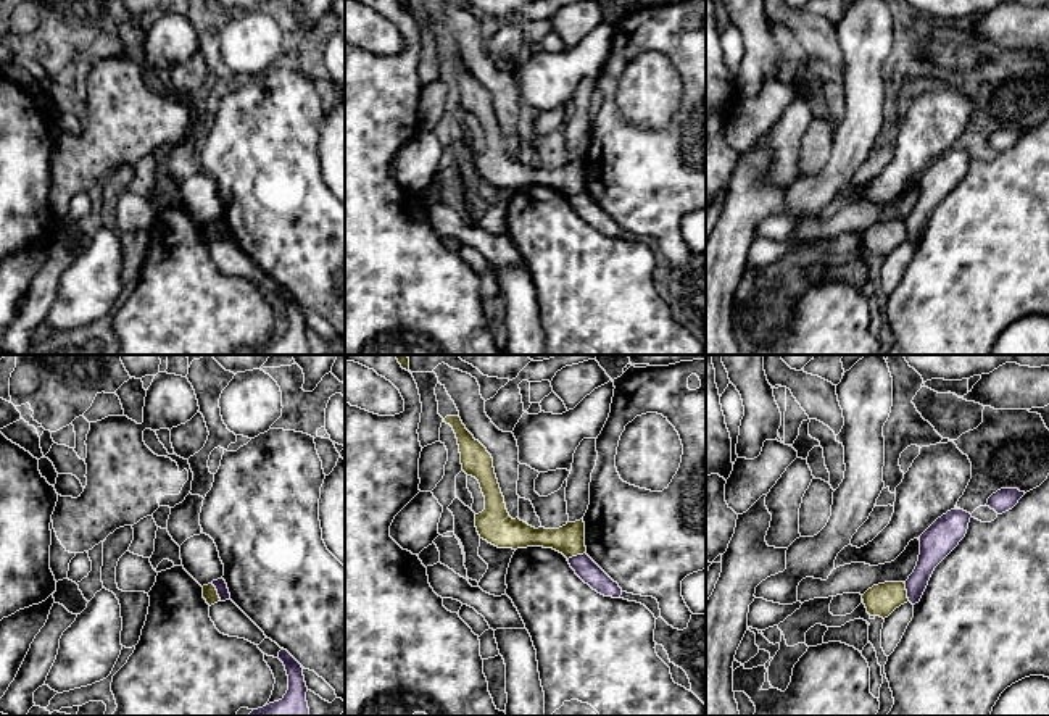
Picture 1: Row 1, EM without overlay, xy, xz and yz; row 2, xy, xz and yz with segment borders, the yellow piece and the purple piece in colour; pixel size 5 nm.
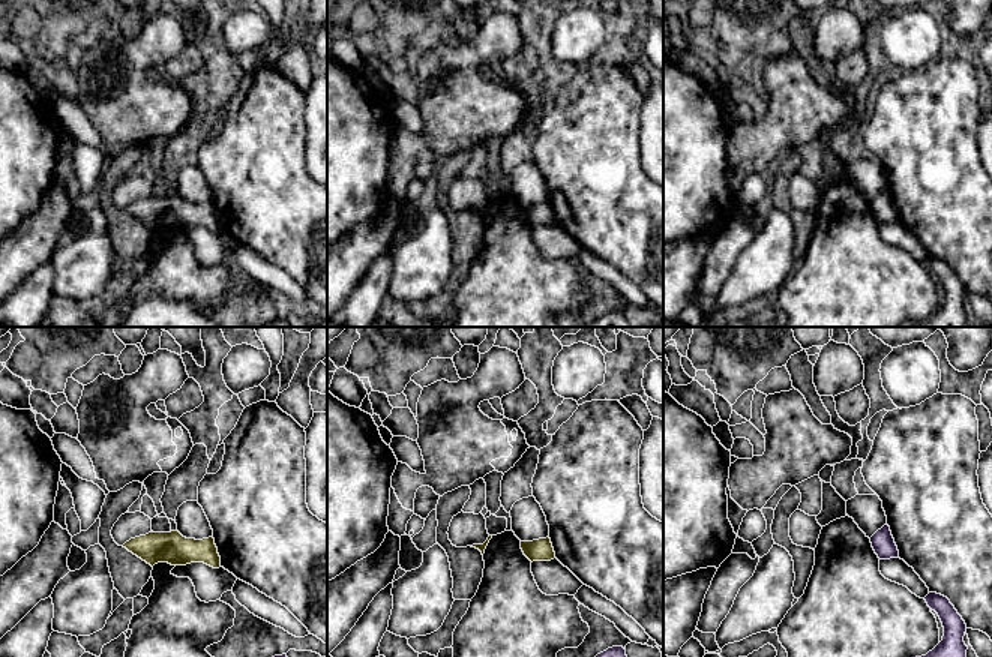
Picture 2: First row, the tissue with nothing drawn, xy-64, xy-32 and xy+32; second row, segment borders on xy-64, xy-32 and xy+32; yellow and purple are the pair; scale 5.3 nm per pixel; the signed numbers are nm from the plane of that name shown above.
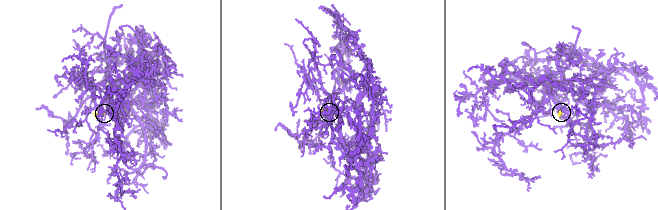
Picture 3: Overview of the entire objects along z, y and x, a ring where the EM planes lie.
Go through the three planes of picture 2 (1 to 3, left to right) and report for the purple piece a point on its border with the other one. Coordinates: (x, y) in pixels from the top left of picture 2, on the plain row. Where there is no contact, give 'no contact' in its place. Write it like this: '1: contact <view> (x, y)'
1: no contact
2: no contact
3: no contact

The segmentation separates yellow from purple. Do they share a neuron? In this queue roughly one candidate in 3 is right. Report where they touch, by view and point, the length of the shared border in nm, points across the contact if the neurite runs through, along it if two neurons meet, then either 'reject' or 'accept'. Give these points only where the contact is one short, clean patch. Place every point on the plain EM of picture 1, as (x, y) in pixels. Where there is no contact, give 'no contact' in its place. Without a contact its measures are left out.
meets yellow in xz at (576, 194); contact 100 nm long; border along xz (585, 191), (568, 199); reject

